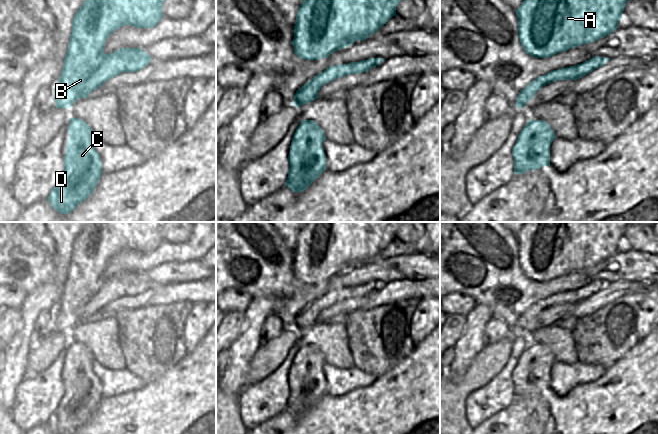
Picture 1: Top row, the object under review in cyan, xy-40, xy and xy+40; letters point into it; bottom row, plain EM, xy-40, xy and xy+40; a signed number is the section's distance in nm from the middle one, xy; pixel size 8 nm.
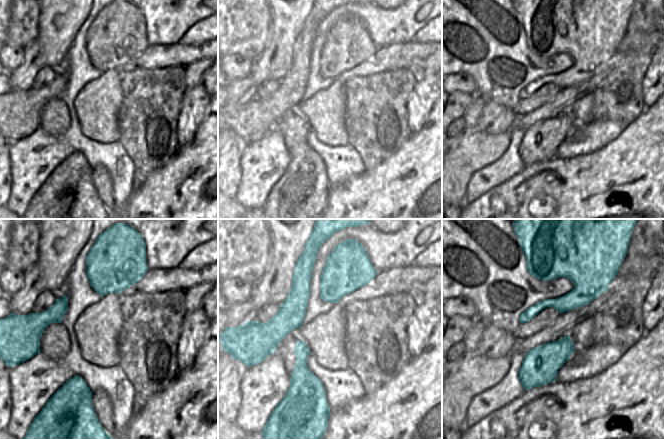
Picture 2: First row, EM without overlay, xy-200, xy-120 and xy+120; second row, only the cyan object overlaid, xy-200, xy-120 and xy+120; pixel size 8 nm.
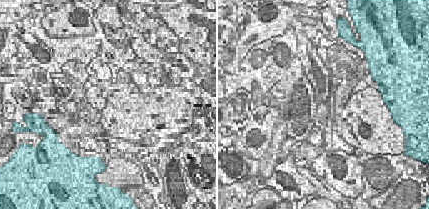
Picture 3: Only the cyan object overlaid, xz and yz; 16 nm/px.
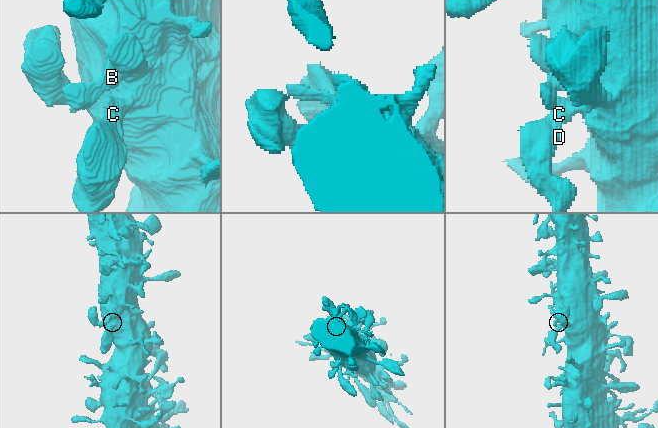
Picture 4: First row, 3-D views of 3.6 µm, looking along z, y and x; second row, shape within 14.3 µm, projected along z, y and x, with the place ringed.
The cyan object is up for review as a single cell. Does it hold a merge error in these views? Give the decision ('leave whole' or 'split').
leave whole

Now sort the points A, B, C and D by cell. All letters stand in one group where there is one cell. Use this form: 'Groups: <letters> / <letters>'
Groups: A B C D

